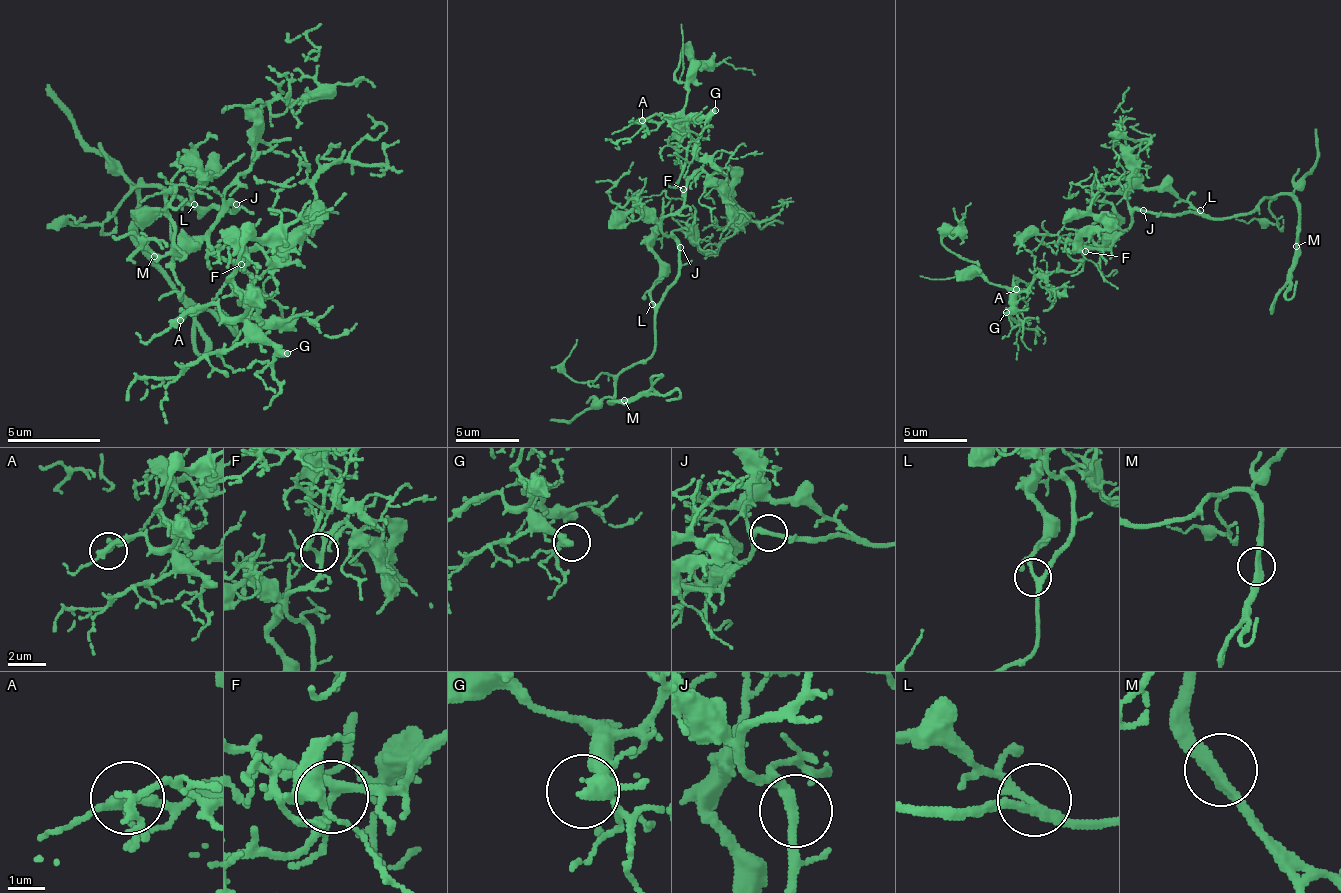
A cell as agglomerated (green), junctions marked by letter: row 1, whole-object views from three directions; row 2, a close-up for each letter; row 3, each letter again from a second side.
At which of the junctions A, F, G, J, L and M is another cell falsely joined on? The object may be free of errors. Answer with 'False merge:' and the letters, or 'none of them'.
False merge: none of them

